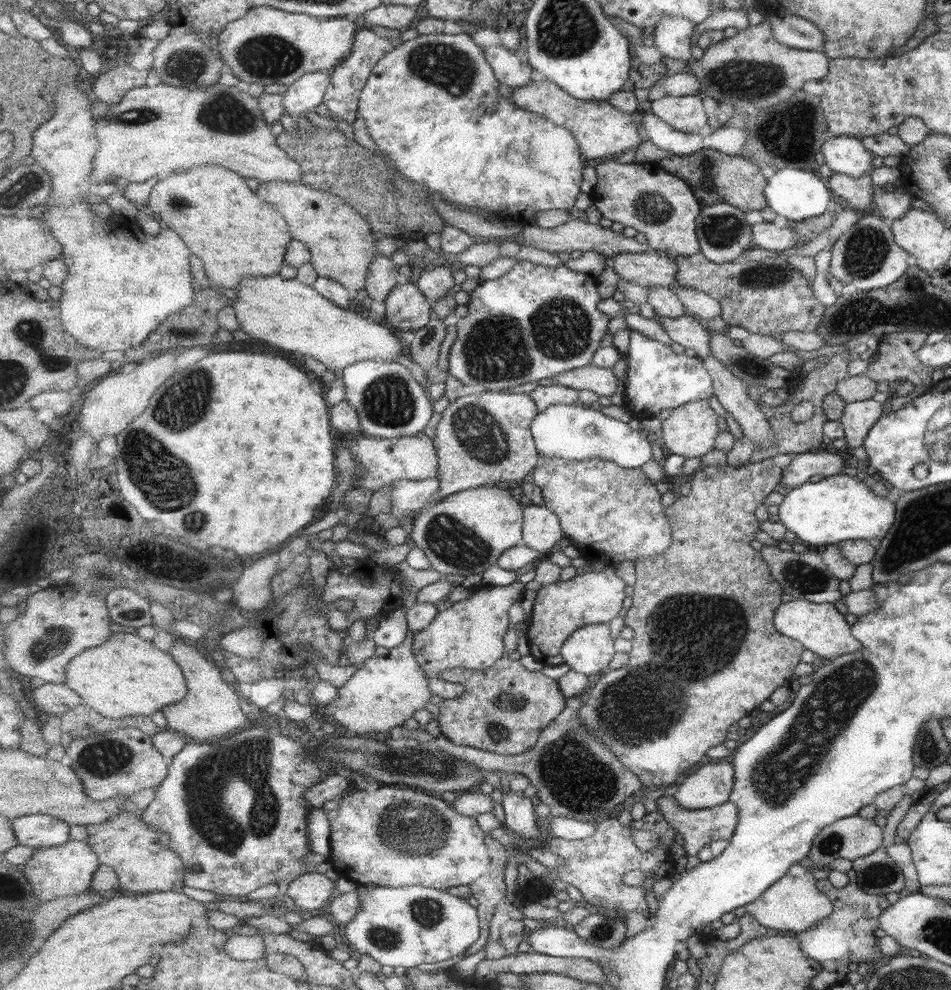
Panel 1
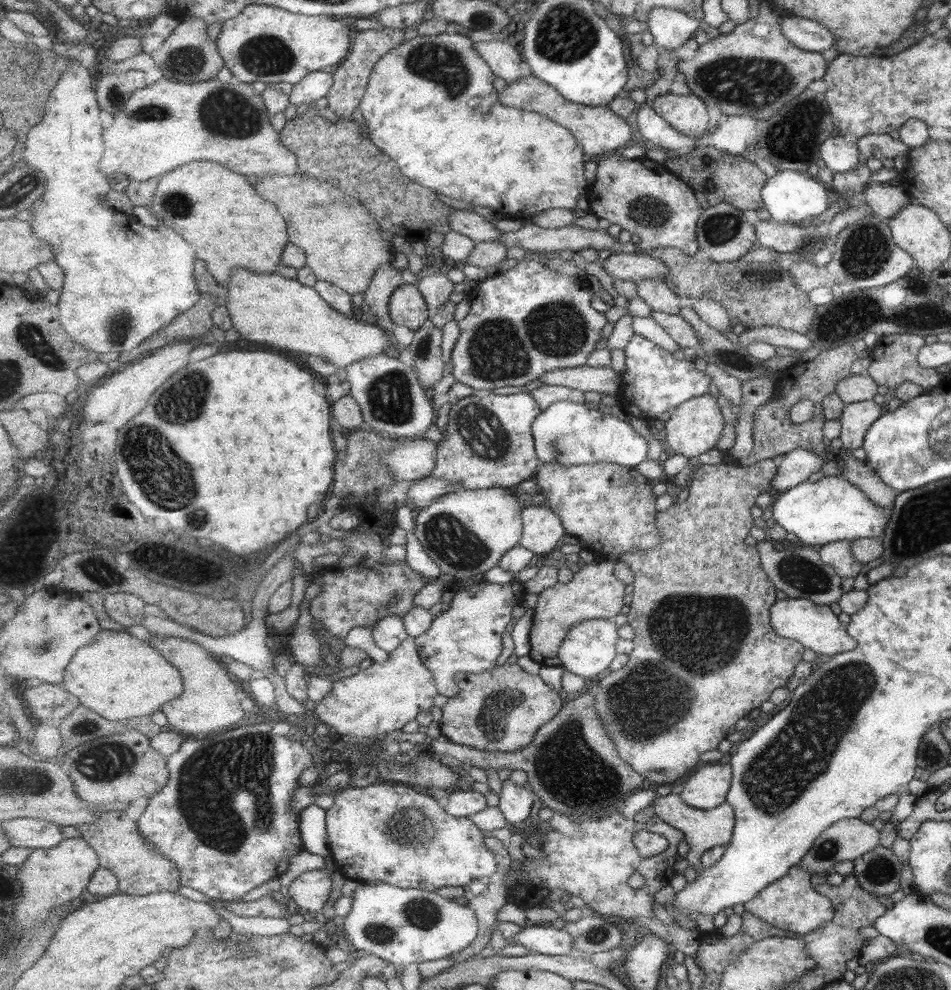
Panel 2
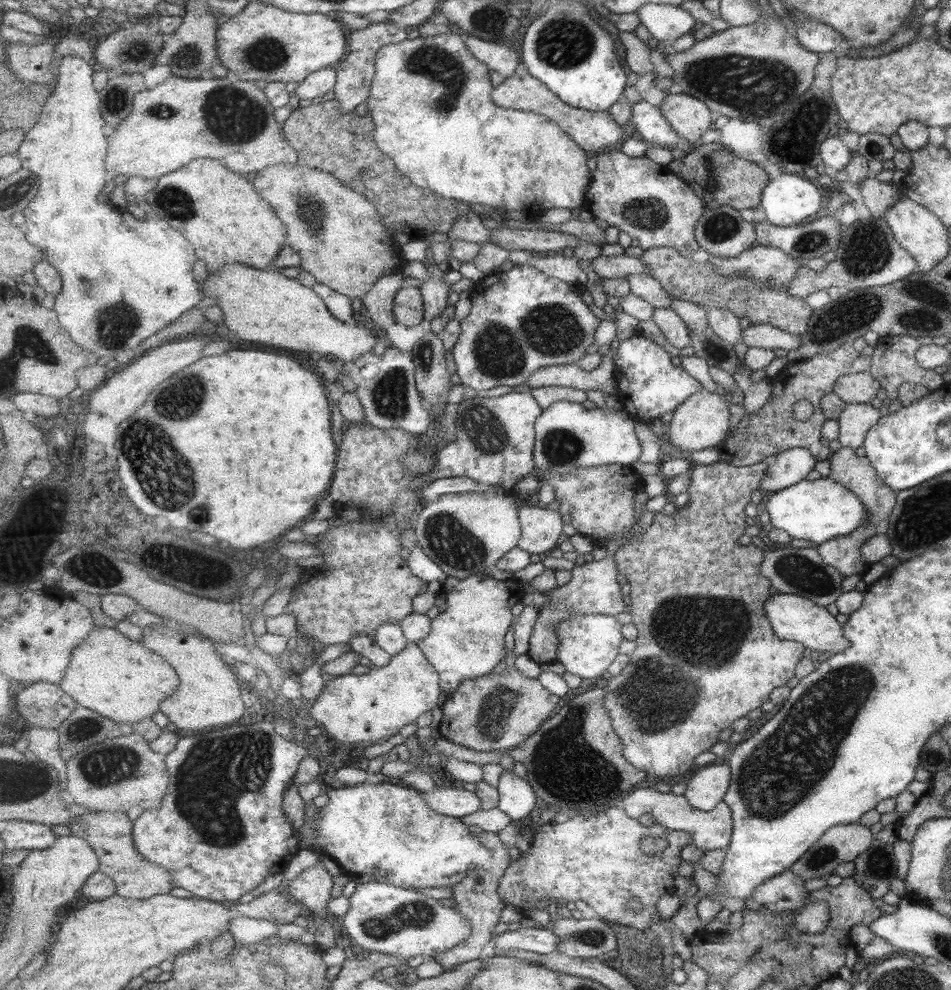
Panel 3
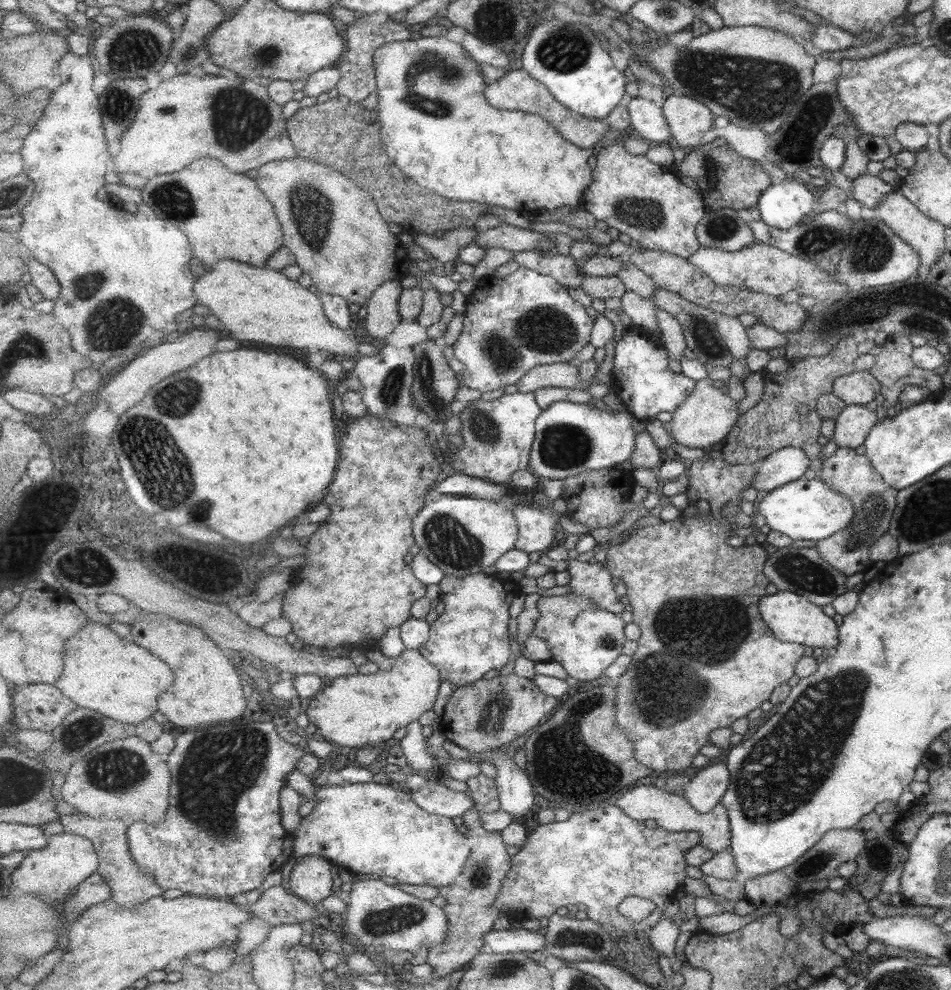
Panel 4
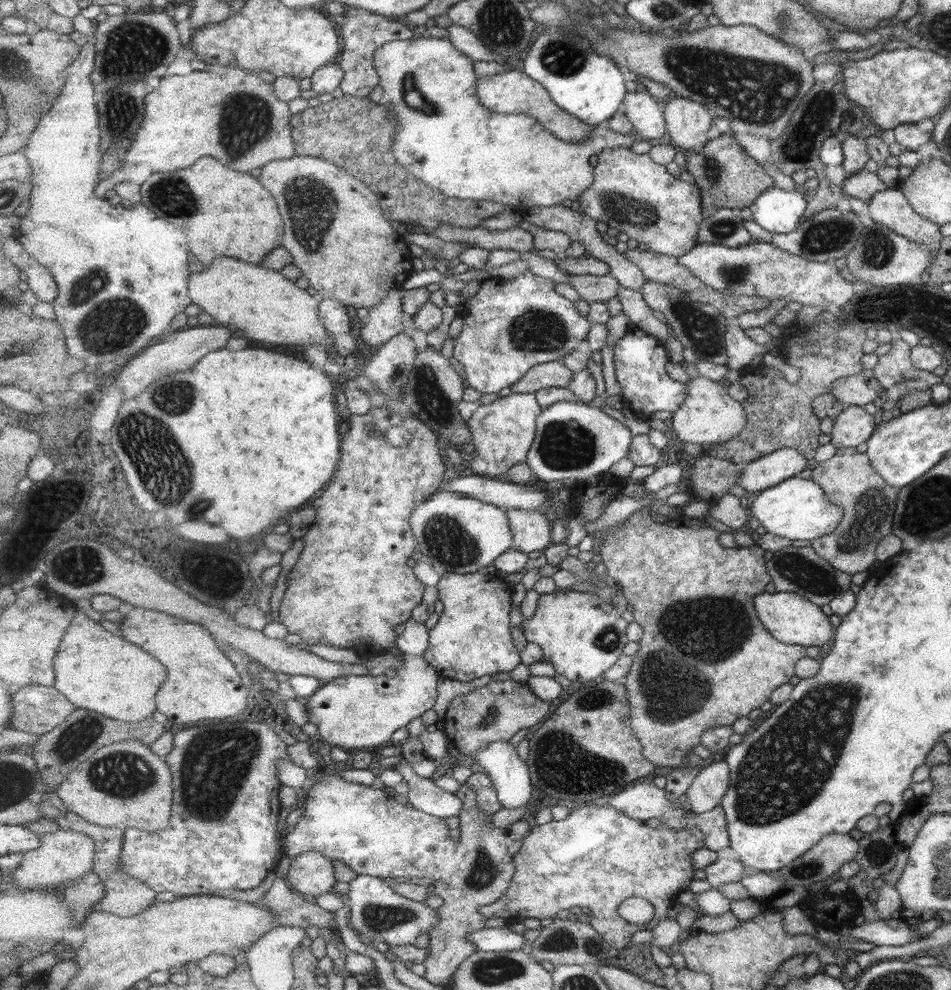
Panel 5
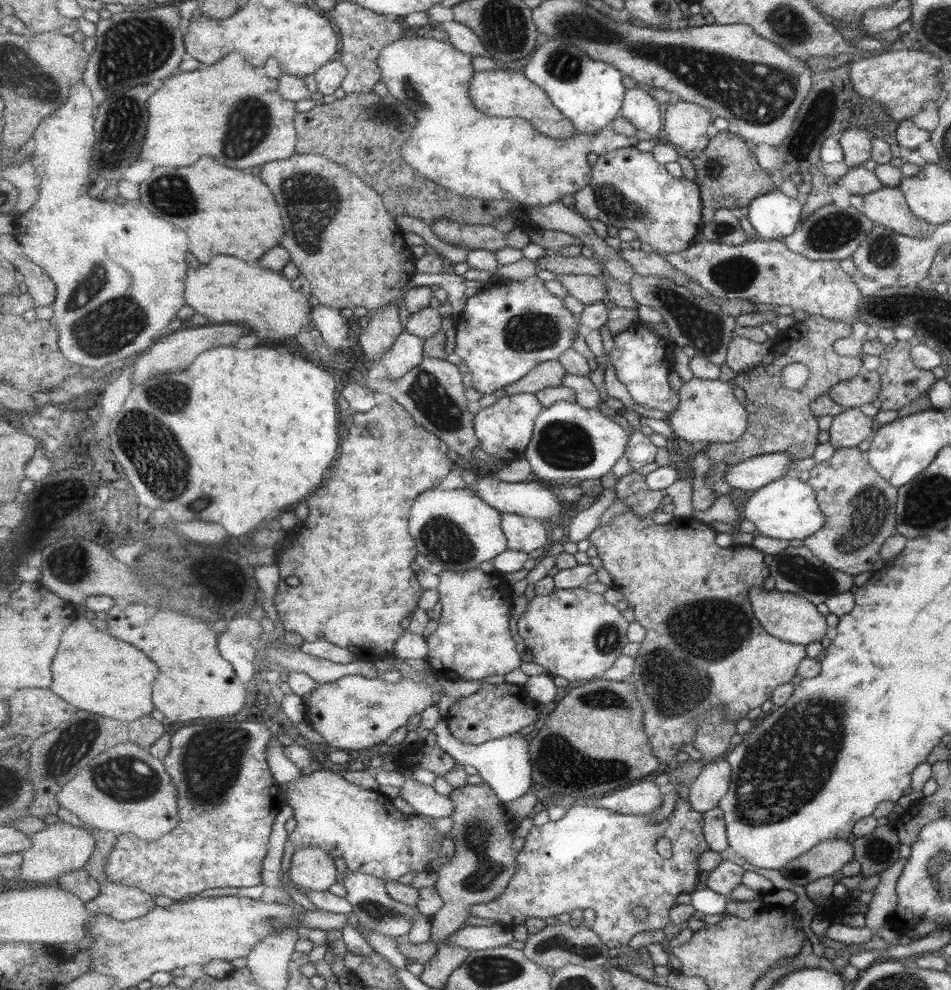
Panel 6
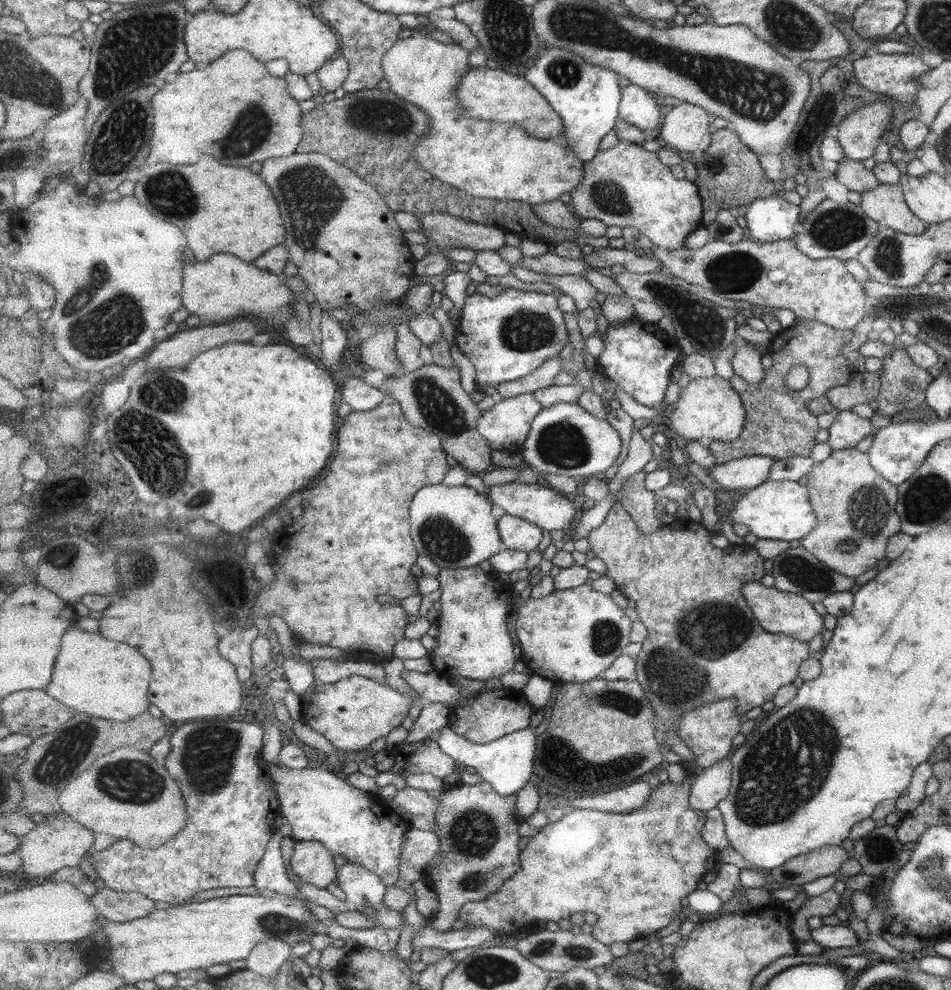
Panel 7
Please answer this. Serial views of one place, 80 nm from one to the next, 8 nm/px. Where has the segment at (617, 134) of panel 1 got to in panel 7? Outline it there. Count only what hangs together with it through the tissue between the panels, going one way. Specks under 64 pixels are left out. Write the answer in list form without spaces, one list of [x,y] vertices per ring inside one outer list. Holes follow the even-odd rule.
[[[487,64],[483,67],[470,67],[460,80],[456,94],[464,114],[471,118],[509,122],[515,126],[522,126],[529,136],[543,140],[555,139],[564,133],[563,119],[540,91],[526,79],[526,76],[517,76],[504,70],[493,70],[487,68]]]

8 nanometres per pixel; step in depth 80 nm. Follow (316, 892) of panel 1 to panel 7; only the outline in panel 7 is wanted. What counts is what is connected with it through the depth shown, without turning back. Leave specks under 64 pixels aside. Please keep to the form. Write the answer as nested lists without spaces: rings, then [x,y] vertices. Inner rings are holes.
[[[296,841],[290,864],[299,878],[319,887],[327,888],[331,882],[338,880],[333,853],[323,843]]]

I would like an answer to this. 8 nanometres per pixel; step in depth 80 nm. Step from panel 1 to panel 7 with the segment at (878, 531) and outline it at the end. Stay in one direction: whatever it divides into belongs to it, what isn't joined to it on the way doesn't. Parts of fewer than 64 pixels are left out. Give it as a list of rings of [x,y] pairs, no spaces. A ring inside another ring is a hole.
[[[792,480],[763,481],[759,486],[750,488],[731,508],[728,516],[735,524],[744,524],[759,540],[791,540],[802,539],[815,524],[813,509],[809,501],[809,493],[803,485]]]

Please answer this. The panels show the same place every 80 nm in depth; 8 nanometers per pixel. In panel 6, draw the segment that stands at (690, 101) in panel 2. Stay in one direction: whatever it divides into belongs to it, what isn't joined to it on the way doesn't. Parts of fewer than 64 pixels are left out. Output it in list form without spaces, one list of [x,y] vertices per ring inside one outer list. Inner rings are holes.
[[[683,100],[664,109],[664,132],[667,143],[678,148],[682,153],[702,153],[710,143],[712,136],[707,134],[715,117],[711,109]]]

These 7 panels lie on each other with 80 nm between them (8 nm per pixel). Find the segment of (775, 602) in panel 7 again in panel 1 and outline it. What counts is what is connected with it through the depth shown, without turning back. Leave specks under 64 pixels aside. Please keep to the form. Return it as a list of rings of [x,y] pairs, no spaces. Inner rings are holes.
[[[792,599],[785,603],[779,603],[774,610],[773,623],[783,636],[799,641],[805,650],[811,650],[815,656],[826,660],[832,660],[836,656],[855,652],[862,648],[862,644],[854,639],[853,634],[849,634],[849,626],[845,624],[843,616],[837,614],[833,603],[815,604],[803,599]]]

